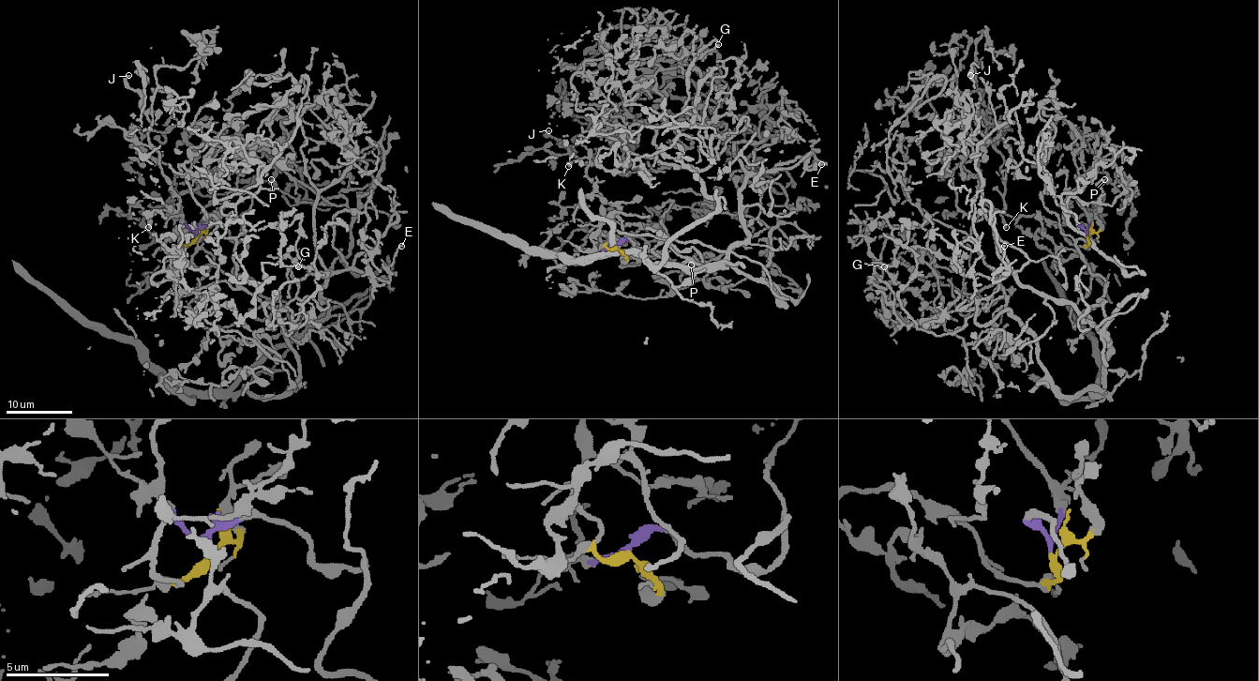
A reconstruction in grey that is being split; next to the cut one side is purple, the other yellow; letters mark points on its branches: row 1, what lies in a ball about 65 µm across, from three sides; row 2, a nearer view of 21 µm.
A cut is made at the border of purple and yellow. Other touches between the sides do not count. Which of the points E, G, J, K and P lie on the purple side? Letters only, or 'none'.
E, G, P

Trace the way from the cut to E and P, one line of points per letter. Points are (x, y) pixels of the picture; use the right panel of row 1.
E: (1086, 235), (1082, 224), (1091, 241), (1076, 249), (1104, 280), (1103, 336), (1010, 269), (993, 280), (1005, 246)
P: (1086, 235), (1103, 336), (998, 254), (977, 151), (1015, 111), (1067, 216), (1104, 179)

